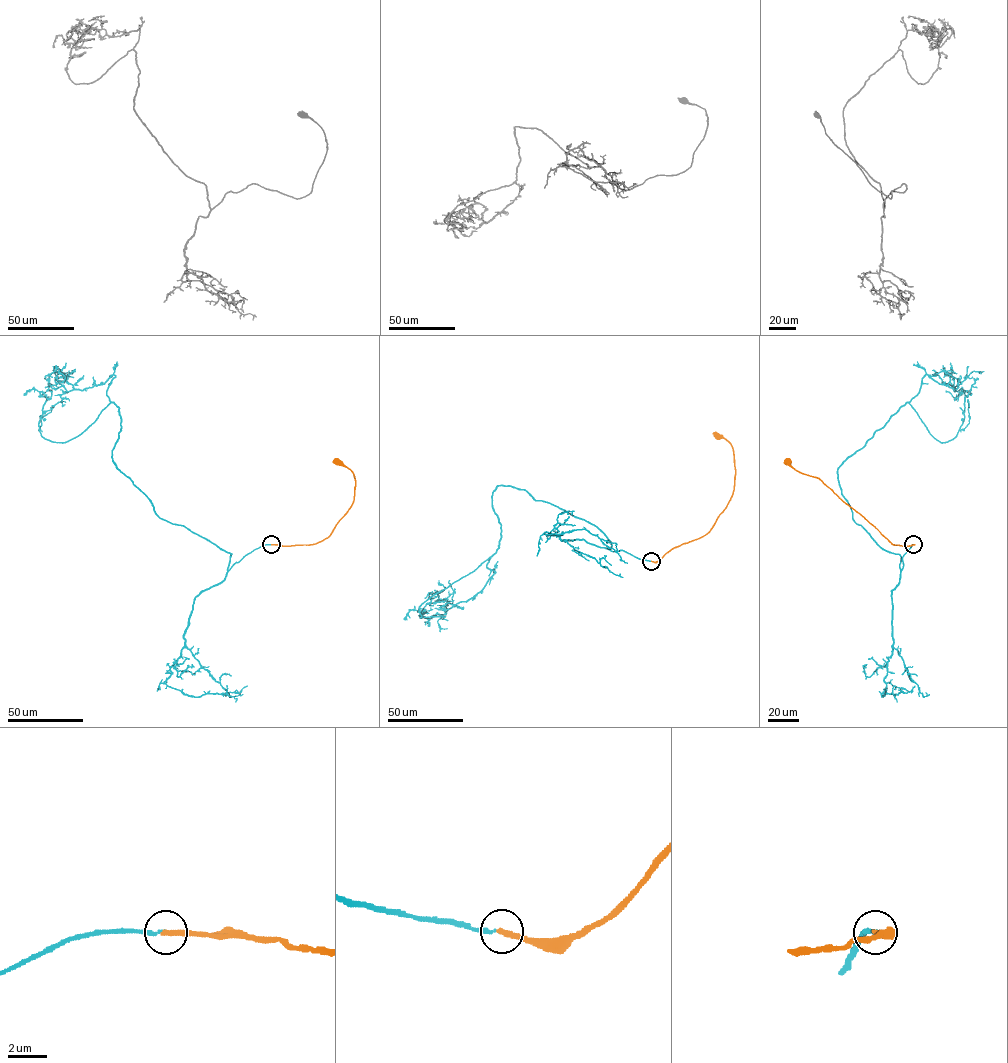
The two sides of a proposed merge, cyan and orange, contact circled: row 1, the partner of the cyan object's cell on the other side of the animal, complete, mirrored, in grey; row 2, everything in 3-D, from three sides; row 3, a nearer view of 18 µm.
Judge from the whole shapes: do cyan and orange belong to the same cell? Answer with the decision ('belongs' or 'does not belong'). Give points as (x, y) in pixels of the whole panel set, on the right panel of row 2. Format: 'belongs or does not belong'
belongs

